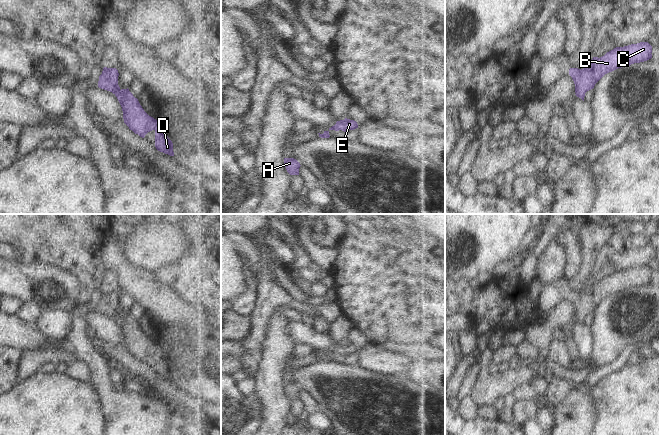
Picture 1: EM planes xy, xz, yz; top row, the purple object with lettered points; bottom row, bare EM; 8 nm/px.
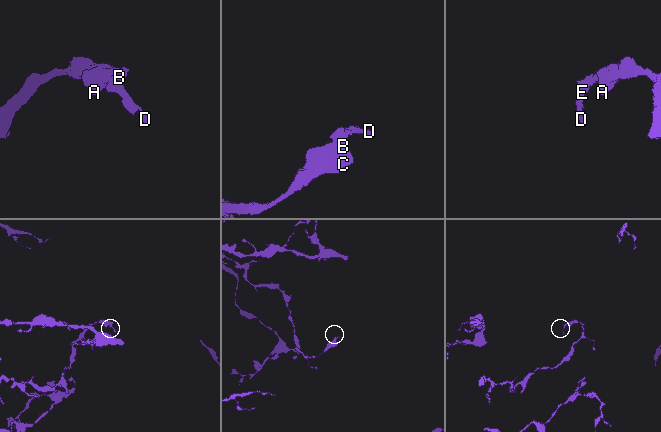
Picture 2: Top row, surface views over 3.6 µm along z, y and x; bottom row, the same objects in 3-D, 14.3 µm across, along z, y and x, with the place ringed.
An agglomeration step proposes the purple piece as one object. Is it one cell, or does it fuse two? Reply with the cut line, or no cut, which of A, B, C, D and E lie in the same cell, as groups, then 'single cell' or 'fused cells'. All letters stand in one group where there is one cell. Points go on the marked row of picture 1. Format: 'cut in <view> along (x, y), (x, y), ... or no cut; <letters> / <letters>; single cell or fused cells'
no cut; A B C D E; single cell

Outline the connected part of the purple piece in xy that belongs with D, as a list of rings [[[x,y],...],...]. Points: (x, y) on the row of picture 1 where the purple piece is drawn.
[[[104,67],[99,76],[98,87],[112,92],[117,97],[122,107],[124,123],[130,130],[142,138],[154,130],[156,149],[174,156],[173,143],[163,131],[160,122],[144,111],[138,99],[133,96],[128,88],[121,89],[119,87],[118,76],[119,73],[116,68]]]

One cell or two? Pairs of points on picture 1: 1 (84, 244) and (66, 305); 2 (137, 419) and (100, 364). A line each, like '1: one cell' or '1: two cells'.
1: two cells
2: one cell

